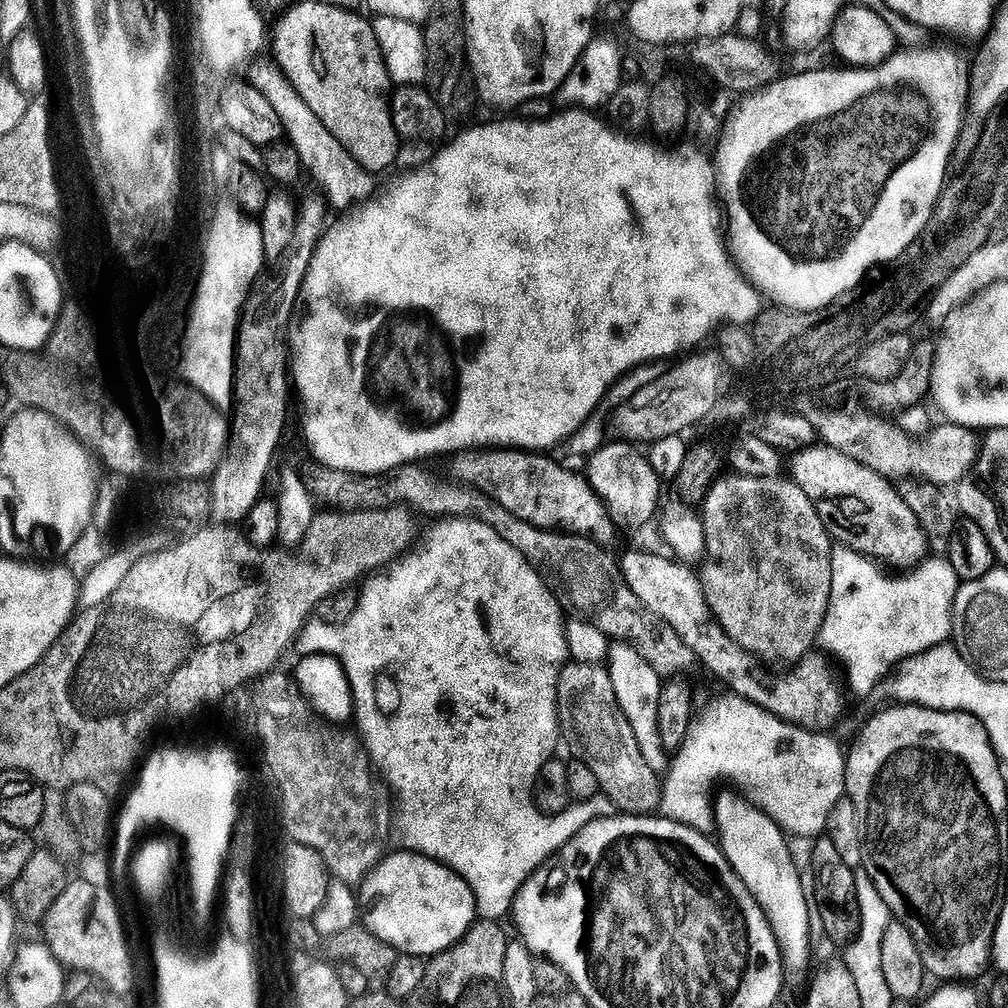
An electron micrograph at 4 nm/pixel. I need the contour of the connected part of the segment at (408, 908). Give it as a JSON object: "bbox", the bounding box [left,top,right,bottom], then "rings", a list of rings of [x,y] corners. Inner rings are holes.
{"bbox":[370,851,478,956],"rings":[[[417,851],[396,852],[376,867],[370,877],[372,884],[372,922],[373,935],[405,953],[413,952],[416,956],[434,956],[452,949],[473,930],[478,920],[478,896],[471,884],[459,872],[441,864]]]}

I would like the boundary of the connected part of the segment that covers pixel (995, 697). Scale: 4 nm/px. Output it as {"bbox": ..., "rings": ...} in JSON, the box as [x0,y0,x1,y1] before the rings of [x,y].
{"bbox":[887,642,1005,717],"rings":[[[945,642],[922,655],[903,661],[897,671],[898,676],[887,683],[888,694],[894,699],[891,701],[911,703],[939,712],[967,712],[975,717],[984,712],[984,708],[988,708],[988,716],[996,716],[996,712],[1000,712],[1003,707],[1005,692],[991,688],[992,681],[973,667],[969,657],[961,649],[960,652],[952,642]]]}

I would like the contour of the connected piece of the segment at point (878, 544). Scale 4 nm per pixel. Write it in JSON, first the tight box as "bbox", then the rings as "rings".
{"bbox":[790,446,930,569],"rings":[[[805,446],[795,453],[792,460],[790,479],[815,502],[821,516],[825,517],[830,525],[830,531],[841,545],[852,548],[864,556],[875,560],[883,560],[904,569],[915,569],[926,556],[930,537],[924,531],[913,510],[904,501],[903,491],[894,486],[893,481],[876,473],[862,462],[855,461],[842,451],[827,446]]]}

